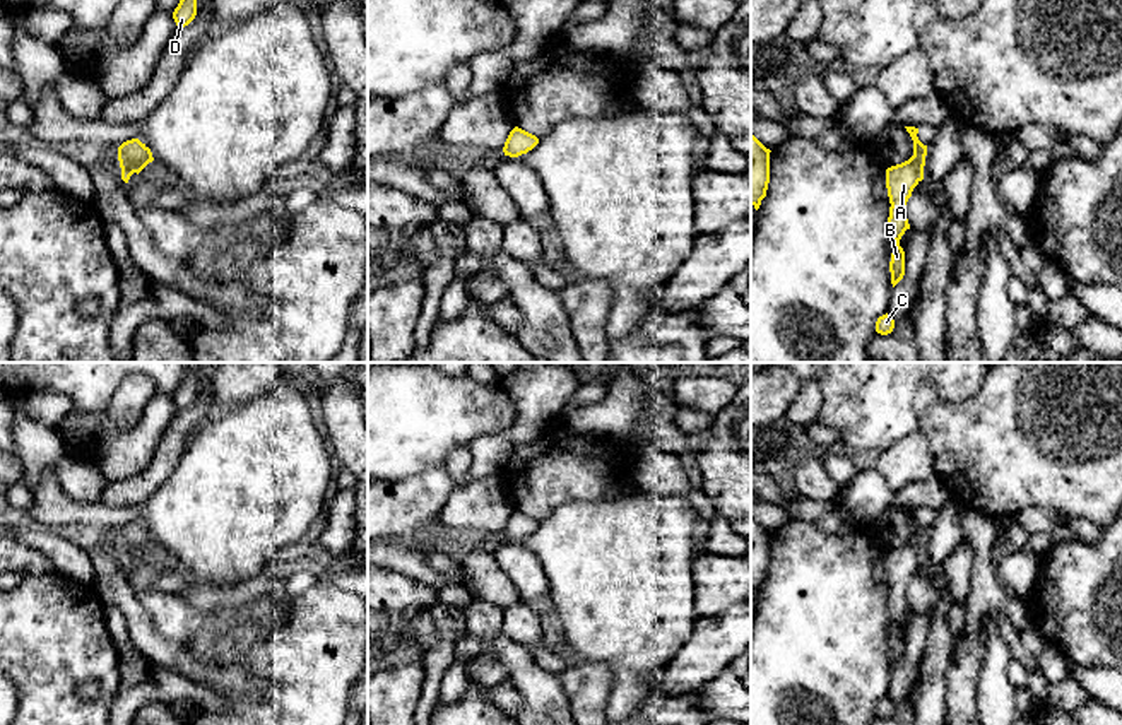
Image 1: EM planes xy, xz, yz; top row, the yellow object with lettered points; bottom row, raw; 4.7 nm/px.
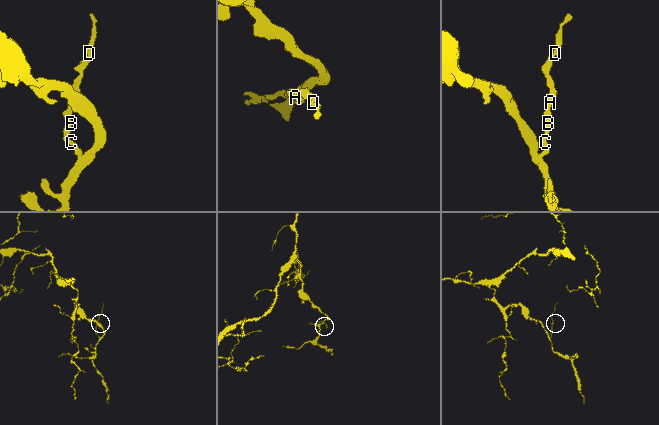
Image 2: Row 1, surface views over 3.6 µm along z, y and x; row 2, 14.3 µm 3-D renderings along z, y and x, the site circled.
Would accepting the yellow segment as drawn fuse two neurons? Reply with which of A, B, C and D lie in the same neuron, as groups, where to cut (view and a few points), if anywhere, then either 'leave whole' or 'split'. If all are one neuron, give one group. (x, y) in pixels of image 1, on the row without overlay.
A B C D | no cut | leave whole

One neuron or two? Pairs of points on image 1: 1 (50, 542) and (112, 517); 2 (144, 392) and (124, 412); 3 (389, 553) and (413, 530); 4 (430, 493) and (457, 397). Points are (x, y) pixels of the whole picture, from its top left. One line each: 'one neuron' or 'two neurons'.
1: two neurons
2: one neuron
3: two neurons
4: two neurons

